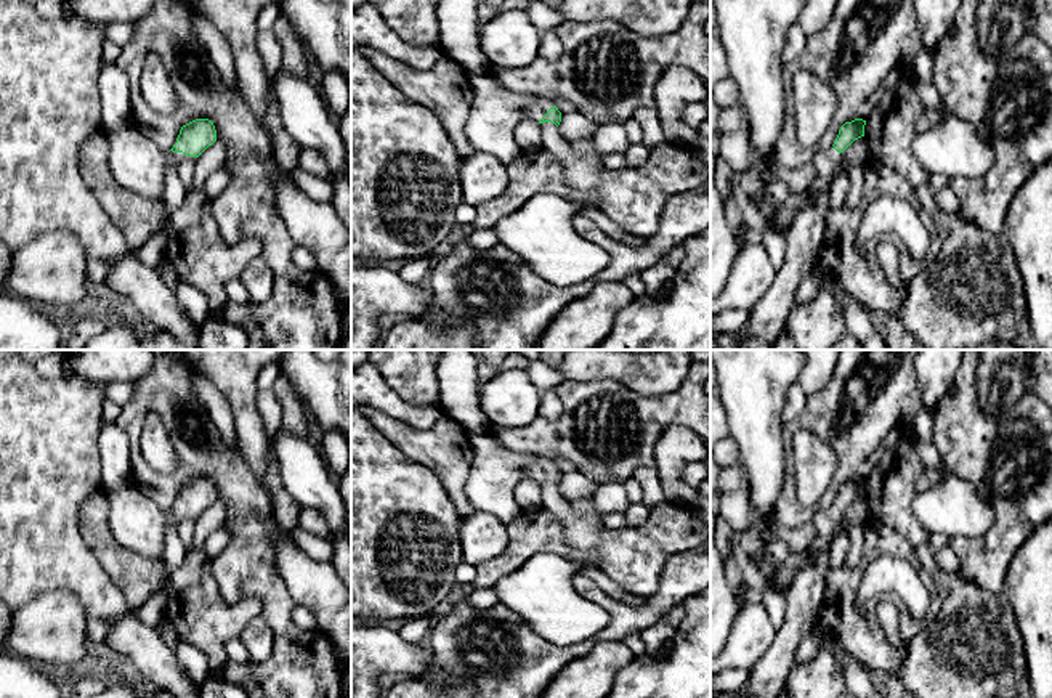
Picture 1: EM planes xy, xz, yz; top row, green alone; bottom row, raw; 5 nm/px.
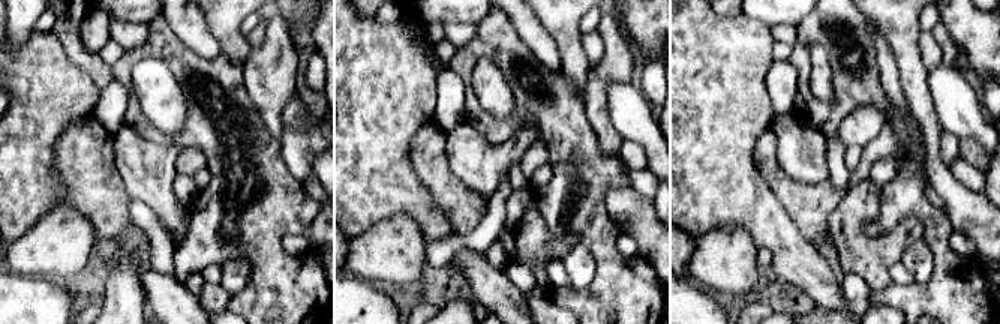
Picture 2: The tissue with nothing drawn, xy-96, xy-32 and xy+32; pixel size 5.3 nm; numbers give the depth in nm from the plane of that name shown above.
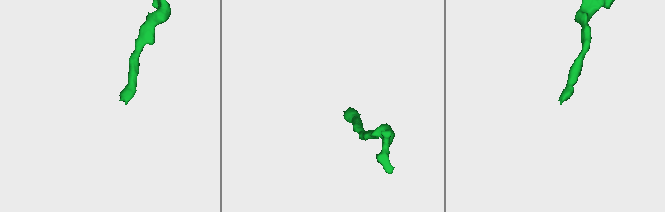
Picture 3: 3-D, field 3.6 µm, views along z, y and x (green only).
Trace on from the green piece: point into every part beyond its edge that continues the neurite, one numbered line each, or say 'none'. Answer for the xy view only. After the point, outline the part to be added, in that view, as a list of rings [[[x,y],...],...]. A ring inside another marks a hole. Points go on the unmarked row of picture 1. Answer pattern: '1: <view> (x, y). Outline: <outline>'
1: xy (137, 522). Outline: [[[133,481],[103,491],[109,501],[107,523],[115,541],[138,555],[162,558],[167,530],[176,528],[186,513],[160,509]]]

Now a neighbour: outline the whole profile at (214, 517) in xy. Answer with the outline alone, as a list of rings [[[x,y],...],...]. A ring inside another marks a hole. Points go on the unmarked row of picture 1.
[[[218,499],[208,505],[199,517],[192,536],[192,550],[202,549],[207,538],[218,528],[223,528],[228,518],[228,504]]]

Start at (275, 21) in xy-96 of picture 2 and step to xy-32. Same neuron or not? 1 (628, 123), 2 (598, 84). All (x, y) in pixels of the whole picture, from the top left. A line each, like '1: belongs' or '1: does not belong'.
1: does not belong
2: belongs

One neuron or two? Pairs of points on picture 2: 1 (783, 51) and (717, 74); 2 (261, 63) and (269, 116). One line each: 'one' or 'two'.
1: two
2: one

